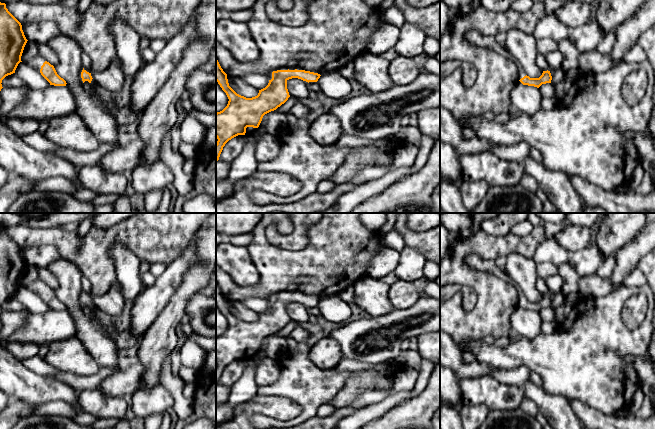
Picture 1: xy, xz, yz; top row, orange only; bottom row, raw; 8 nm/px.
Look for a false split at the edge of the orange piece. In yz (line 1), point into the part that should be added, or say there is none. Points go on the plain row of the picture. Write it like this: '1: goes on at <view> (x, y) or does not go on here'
1: goes on at yz (521, 296)

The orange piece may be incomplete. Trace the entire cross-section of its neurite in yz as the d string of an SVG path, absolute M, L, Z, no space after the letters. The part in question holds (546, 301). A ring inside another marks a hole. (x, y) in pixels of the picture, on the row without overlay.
M517 289L518 291L518 300L519 305L523 309L534 310L539 312L542 308L551 307L552 300L550 295L543 295L542 299L539 302L530 302L524 292L521 289Z

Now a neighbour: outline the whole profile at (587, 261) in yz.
M552 240L540 243L533 254L536 263L551 262L557 267L562 264L571 265L579 276L593 275L603 264L605 256L598 249L596 243L591 243L585 249L571 252Z

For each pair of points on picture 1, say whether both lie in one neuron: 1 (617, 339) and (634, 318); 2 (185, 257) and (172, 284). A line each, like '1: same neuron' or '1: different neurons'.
1: different neurons
2: same neuron

